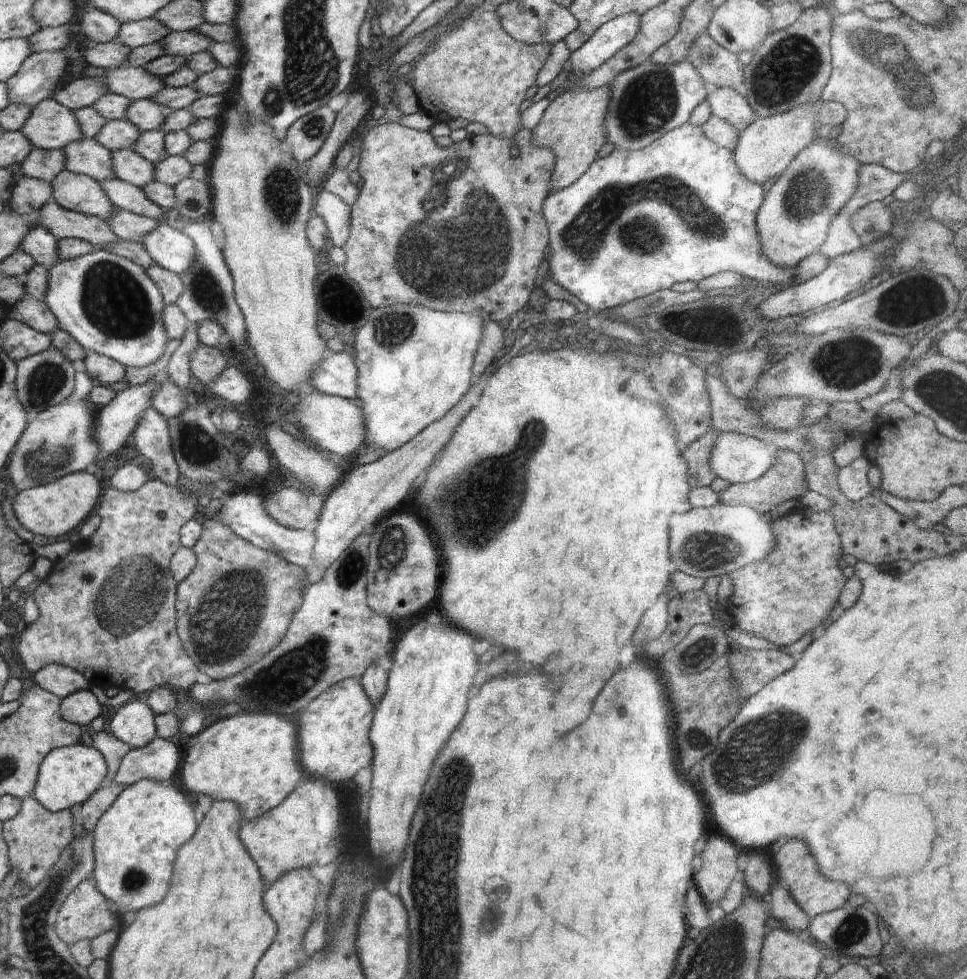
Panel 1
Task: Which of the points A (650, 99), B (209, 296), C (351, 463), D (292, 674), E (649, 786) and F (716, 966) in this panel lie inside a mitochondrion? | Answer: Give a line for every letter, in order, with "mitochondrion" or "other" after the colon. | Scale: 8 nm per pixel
A: mitochondrion
B: mitochondrion
C: other
D: mitochondrion
E: other
F: mitochondrion

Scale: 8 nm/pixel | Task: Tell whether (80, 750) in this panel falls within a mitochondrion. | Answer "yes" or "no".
no

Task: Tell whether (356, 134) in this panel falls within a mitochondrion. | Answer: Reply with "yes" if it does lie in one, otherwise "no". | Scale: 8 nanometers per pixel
no

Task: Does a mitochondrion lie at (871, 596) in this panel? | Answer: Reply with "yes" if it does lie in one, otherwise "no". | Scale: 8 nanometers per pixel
no

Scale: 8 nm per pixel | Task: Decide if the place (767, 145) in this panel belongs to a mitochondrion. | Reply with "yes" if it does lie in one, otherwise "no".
no

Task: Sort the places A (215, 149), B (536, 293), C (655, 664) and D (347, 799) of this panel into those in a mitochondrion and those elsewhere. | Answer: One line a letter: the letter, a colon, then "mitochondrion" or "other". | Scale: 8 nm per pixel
A: other
B: other
C: other
D: other

